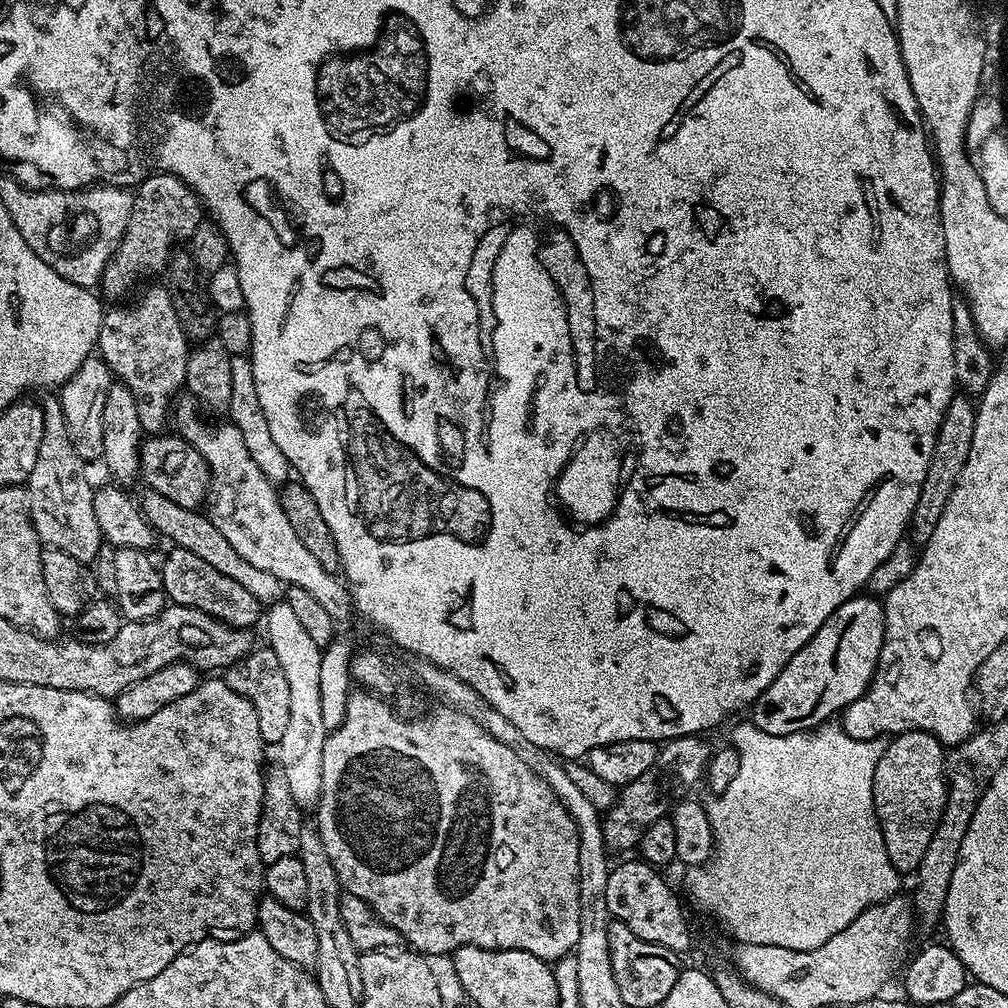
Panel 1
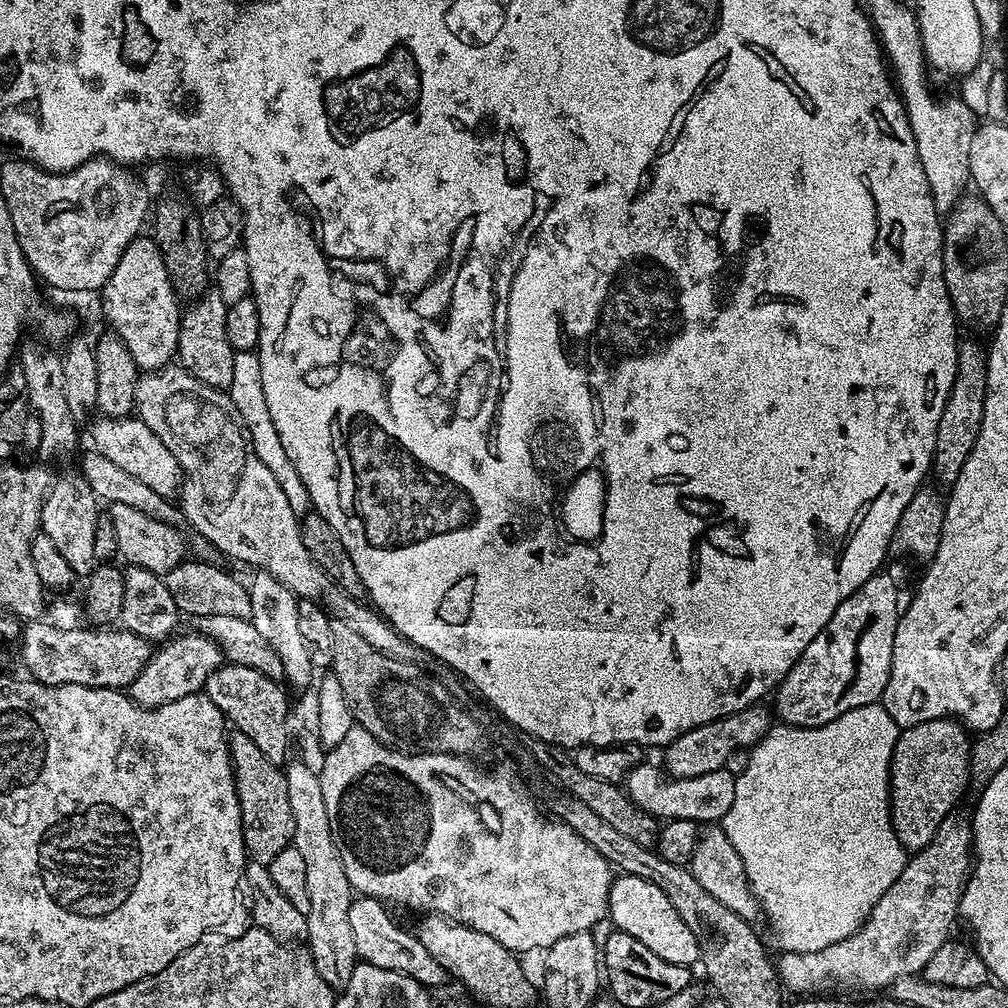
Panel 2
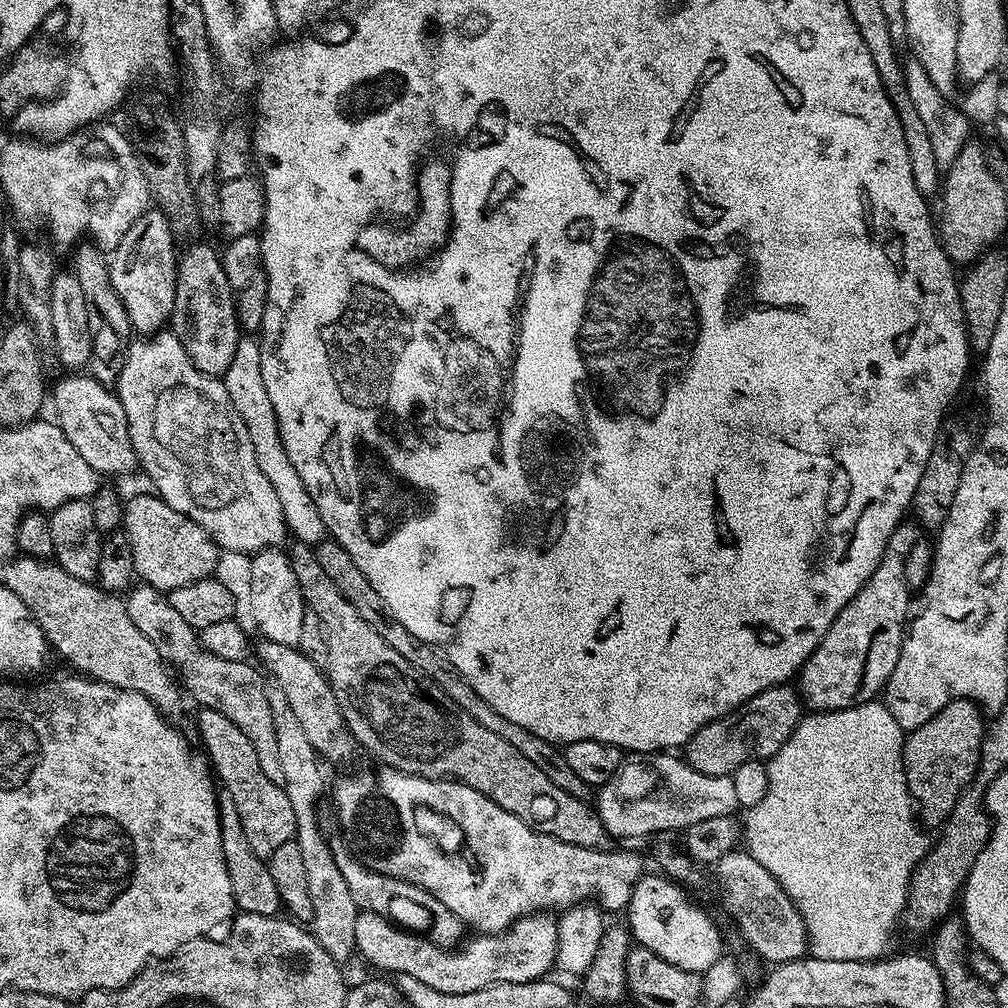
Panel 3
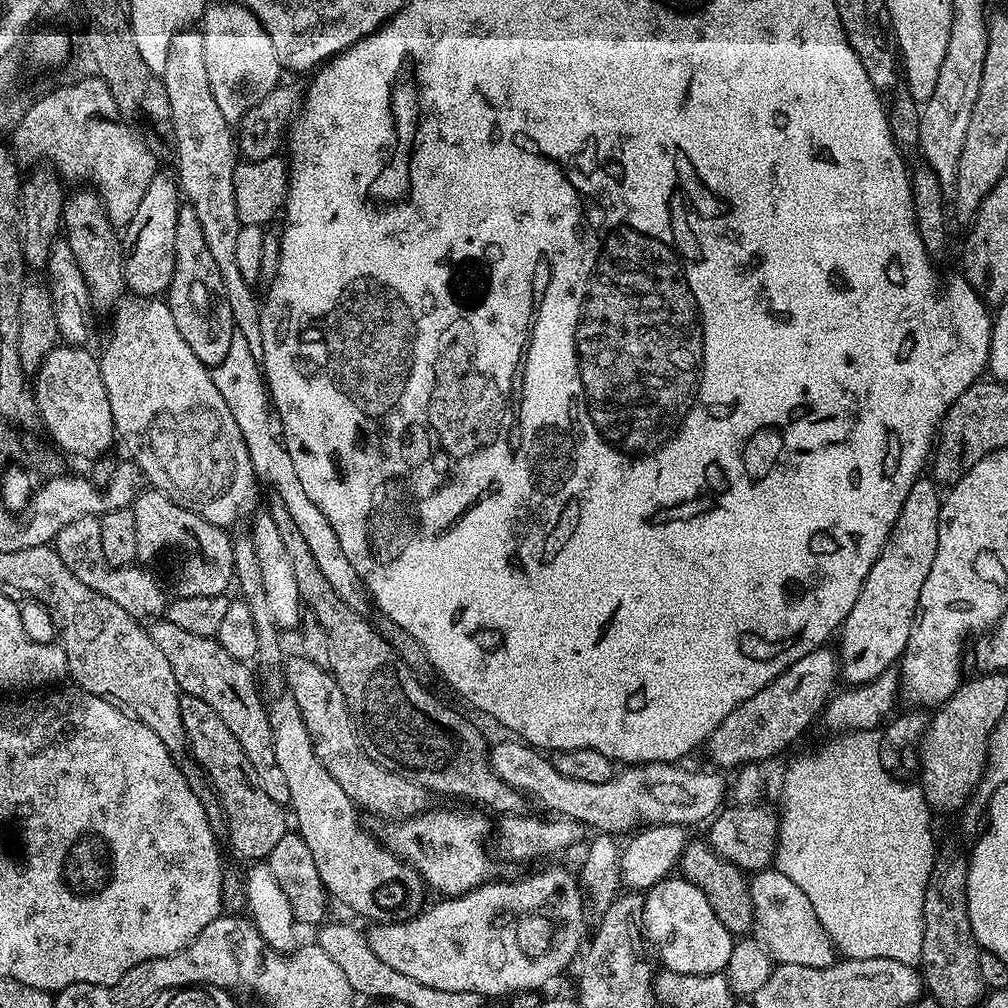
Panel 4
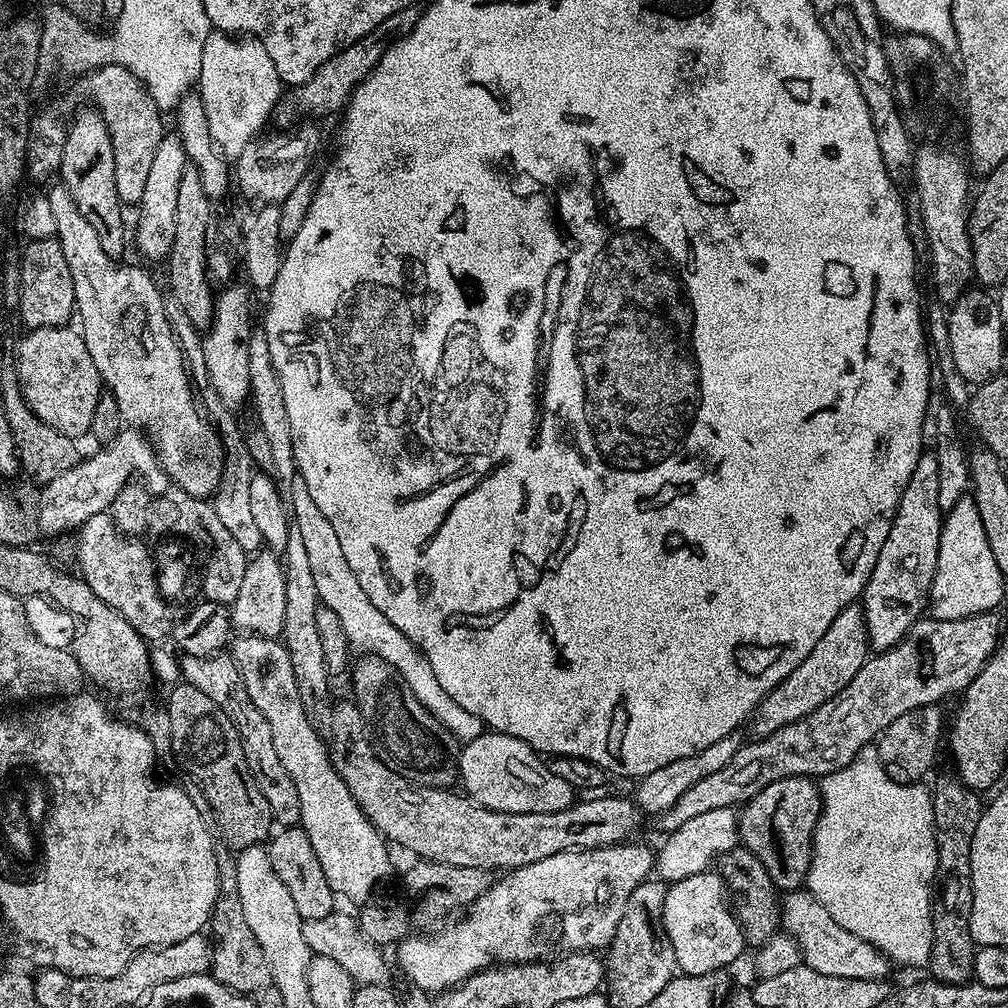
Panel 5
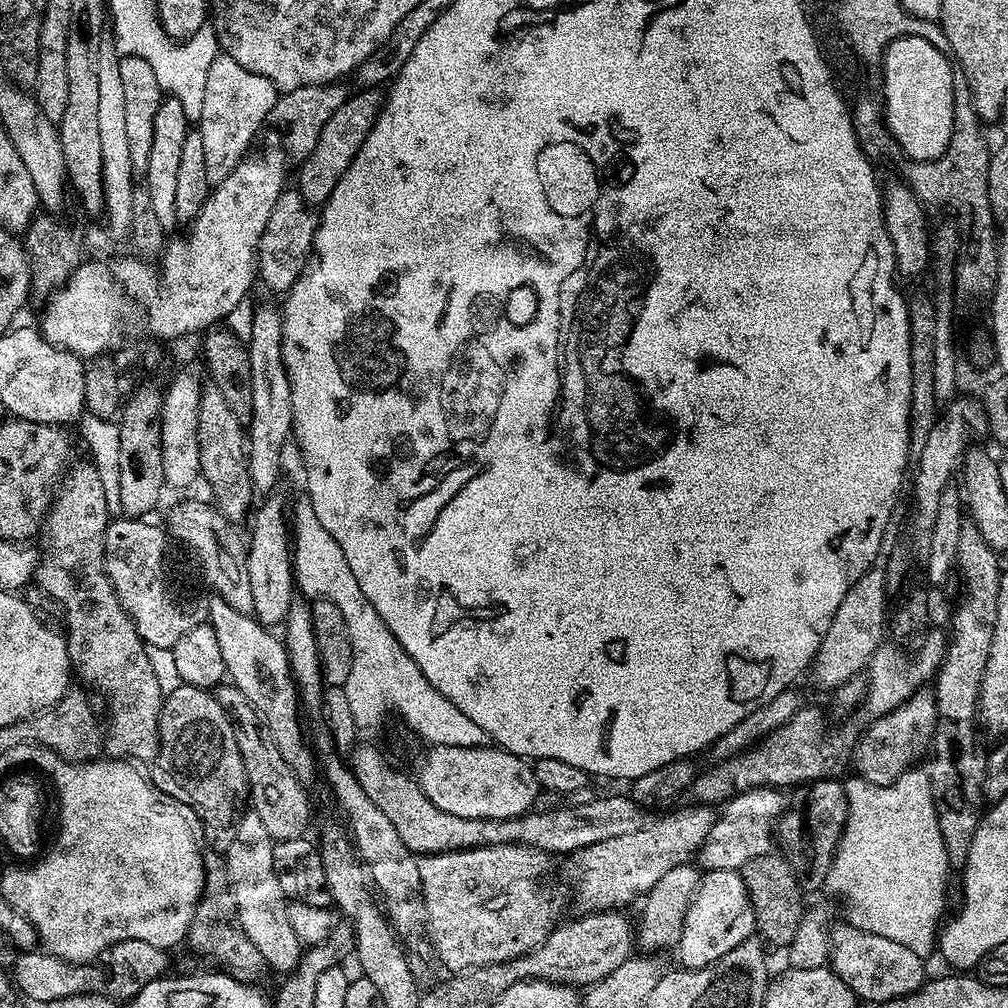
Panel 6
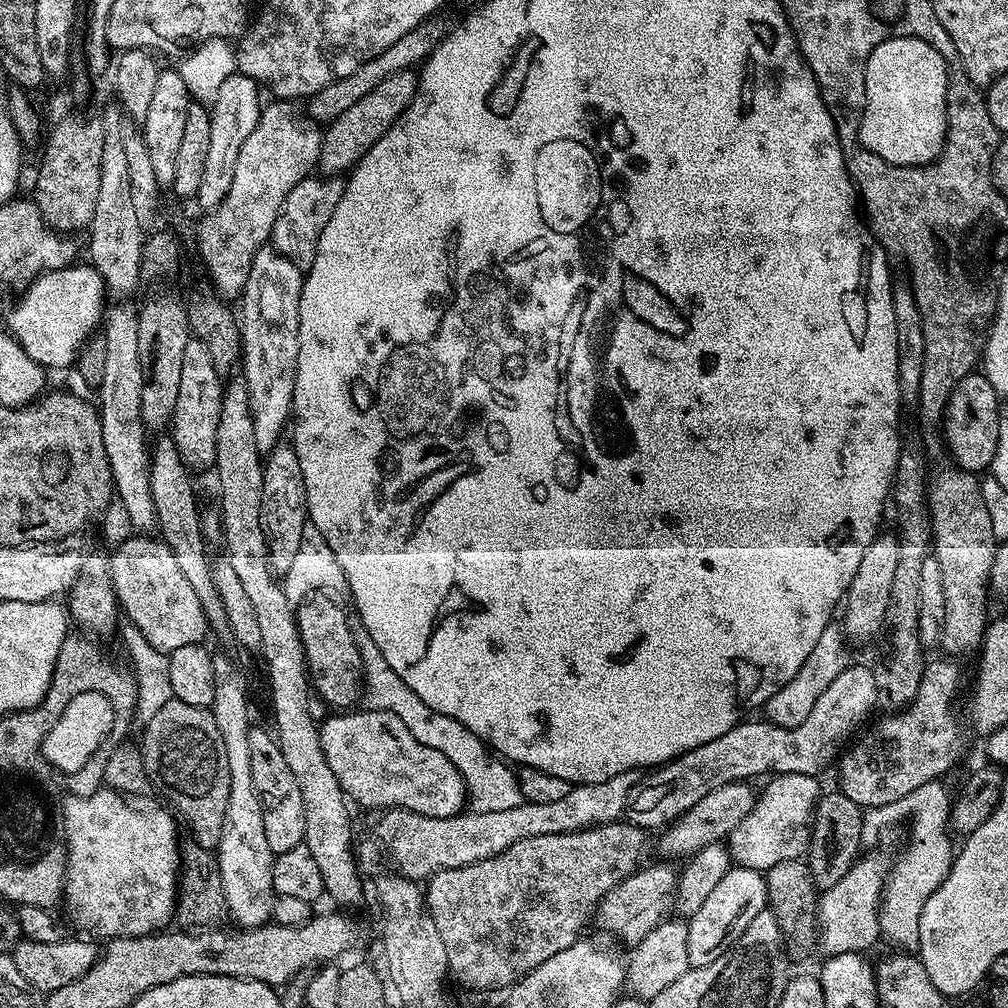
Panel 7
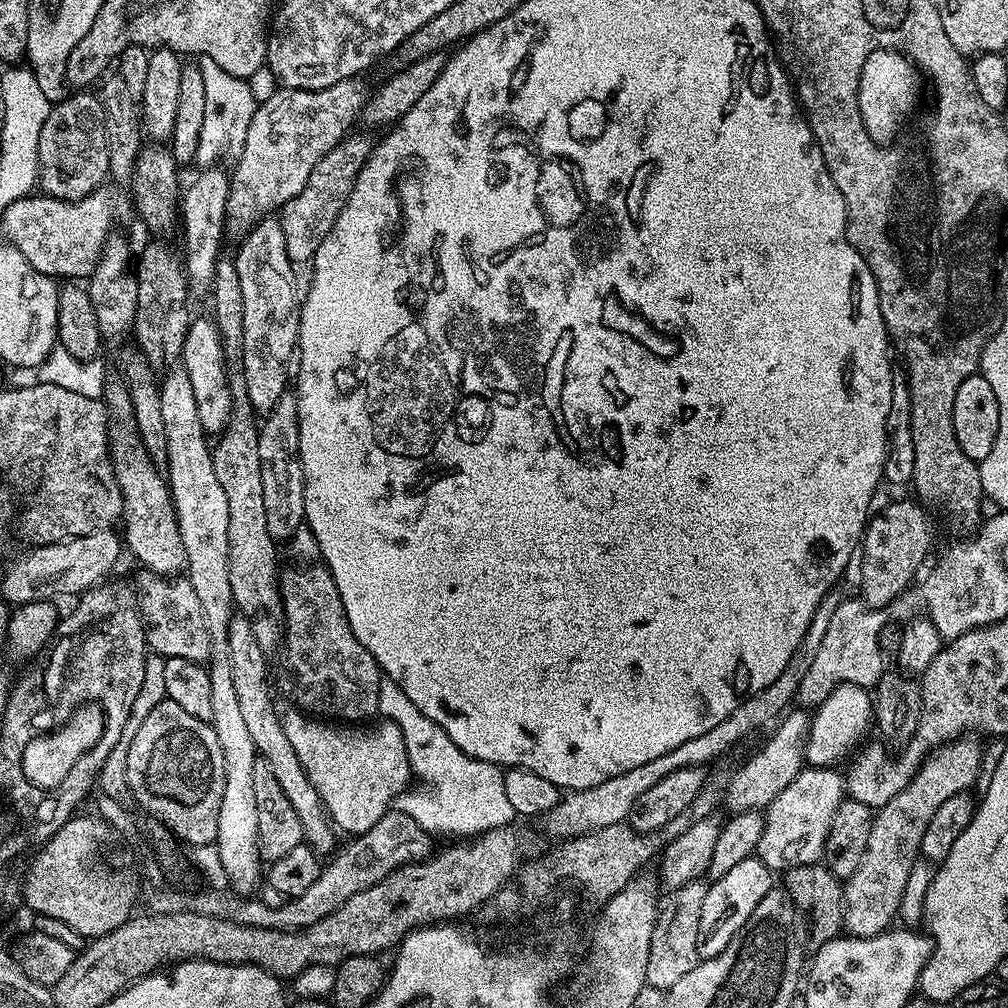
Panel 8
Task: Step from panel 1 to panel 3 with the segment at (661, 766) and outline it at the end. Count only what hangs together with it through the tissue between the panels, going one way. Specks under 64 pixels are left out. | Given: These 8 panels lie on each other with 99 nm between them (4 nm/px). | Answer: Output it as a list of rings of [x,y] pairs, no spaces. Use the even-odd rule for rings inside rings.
[[[791,683],[779,684],[770,690],[762,690],[762,694],[750,698],[742,706],[735,708],[733,712],[727,712],[722,718],[702,726],[702,730],[695,732],[687,742],[686,759],[694,770],[698,770],[702,774],[710,774],[711,776],[732,776],[736,774],[736,771],[755,752],[761,762],[767,762],[772,759],[774,754],[778,754],[778,750],[790,738],[790,734],[794,734],[794,730],[802,719],[800,708],[802,709],[802,701],[799,691]]]

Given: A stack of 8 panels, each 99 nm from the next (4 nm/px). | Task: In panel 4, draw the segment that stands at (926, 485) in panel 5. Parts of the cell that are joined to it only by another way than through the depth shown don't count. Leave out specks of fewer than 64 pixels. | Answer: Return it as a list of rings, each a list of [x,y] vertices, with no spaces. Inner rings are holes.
[[[921,478],[914,482],[914,486],[910,486],[910,494],[906,498],[906,502],[902,502],[902,510],[896,519],[896,525],[890,530],[888,540],[884,543],[884,549],[878,554],[878,558],[874,562],[874,566],[870,566],[870,574],[866,574],[866,582],[862,582],[862,590],[858,590],[858,602],[854,602],[854,610],[850,610],[850,614],[844,619],[843,624],[838,629],[838,640],[840,636],[840,648],[838,647],[838,655],[840,658],[840,674],[849,685],[865,684],[874,678],[878,678],[878,674],[889,671],[904,655],[908,648],[908,643],[912,637],[912,629],[916,626],[918,619],[918,609],[920,607],[920,591],[922,586],[926,586],[926,578],[930,574],[930,566],[934,566],[934,554],[938,550],[938,514],[940,513],[941,493],[936,493],[938,484],[932,478]]]

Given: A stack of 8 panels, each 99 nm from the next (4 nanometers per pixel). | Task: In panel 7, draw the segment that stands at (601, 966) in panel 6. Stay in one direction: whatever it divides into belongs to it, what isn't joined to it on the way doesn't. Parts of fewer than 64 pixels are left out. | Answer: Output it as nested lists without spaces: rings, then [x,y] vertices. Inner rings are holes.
[[[660,862],[664,864],[652,864],[641,866],[636,869],[632,875],[627,876],[622,882],[618,882],[618,886],[614,886],[614,890],[610,890],[602,898],[602,902],[596,907],[594,913],[595,919],[600,919],[600,924],[608,932],[613,932],[617,936],[617,941],[625,940],[628,946],[635,946],[638,942],[642,942],[642,938],[646,938],[646,934],[650,934],[650,930],[654,930],[654,926],[658,926],[661,920],[665,919],[673,911],[676,903],[676,882],[678,879],[677,869],[672,869],[668,862]]]

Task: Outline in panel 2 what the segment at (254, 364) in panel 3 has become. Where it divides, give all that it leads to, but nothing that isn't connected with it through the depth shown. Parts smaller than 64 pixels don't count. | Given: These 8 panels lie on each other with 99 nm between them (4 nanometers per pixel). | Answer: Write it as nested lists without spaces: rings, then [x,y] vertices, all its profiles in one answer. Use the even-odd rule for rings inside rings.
[[[236,352],[234,354],[234,382],[226,390],[229,398],[234,402],[234,410],[242,414],[242,422],[250,434],[250,442],[254,446],[254,454],[262,458],[266,465],[266,470],[274,474],[278,486],[282,486],[282,494],[286,494],[286,499],[290,502],[290,510],[294,510],[297,518],[302,518],[312,508],[312,499],[302,486],[302,478],[298,478],[298,470],[294,462],[286,454],[282,446],[282,438],[278,438],[278,430],[274,427],[274,421],[270,418],[270,410],[266,410],[266,394],[262,390],[262,366],[260,358],[256,352]]]

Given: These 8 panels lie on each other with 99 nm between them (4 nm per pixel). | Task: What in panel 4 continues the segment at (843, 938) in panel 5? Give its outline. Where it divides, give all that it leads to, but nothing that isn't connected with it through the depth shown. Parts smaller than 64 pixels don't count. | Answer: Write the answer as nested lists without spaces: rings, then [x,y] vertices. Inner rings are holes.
[[[769,866],[757,871],[750,883],[754,906],[754,936],[772,955],[776,964],[825,968],[836,963],[836,946],[818,920],[814,906],[810,906],[810,898],[806,898],[806,894],[802,894],[802,890],[798,890],[798,886],[794,886],[794,882],[786,878],[786,874],[782,874],[775,866]]]

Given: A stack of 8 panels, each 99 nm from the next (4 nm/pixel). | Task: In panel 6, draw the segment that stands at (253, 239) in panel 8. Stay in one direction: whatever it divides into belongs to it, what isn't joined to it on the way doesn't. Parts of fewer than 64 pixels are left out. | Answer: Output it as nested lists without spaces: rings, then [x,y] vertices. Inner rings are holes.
[[[256,304],[254,308],[254,322],[250,330],[250,338],[246,342],[250,362],[251,389],[253,390],[253,412],[246,425],[246,447],[249,468],[249,478],[253,489],[257,493],[268,494],[280,480],[280,467],[284,464],[283,444],[289,443],[293,435],[292,430],[292,391],[290,378],[282,358],[282,312],[272,304]]]

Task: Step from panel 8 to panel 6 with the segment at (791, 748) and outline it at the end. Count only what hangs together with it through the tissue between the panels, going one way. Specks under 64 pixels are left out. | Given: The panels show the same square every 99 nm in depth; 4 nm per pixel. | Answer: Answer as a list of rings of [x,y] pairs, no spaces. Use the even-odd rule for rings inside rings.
[[[691,807],[674,812],[654,824],[645,823],[644,827],[639,828],[634,834],[618,834],[618,838],[606,838],[606,842],[598,842],[594,846],[586,846],[571,853],[567,857],[568,880],[576,884],[576,912],[587,914],[627,909],[626,906],[631,900],[639,901],[647,896],[654,882],[658,882],[658,878],[664,877],[668,871],[674,870],[674,866],[689,863],[706,842],[717,818],[717,813],[711,807]]]

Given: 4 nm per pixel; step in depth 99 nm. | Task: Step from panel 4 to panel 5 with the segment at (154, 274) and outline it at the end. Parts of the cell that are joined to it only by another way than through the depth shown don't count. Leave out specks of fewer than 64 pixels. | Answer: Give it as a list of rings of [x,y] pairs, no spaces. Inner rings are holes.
[[[166,134],[154,150],[154,159],[146,177],[146,186],[142,189],[142,198],[138,205],[140,217],[136,220],[136,248],[148,260],[167,261],[170,246],[174,246],[174,209],[178,203],[178,186],[182,183],[182,170],[186,170],[189,160],[183,144],[176,134]]]

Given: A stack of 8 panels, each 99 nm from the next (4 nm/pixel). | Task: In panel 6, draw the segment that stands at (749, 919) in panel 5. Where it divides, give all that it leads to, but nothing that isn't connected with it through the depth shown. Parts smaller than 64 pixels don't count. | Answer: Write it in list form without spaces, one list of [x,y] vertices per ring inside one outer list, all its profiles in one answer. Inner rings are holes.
[[[775,851],[767,852],[764,856],[750,858],[750,862],[746,862],[746,866],[739,869],[739,873],[756,915],[759,939],[769,949],[787,949],[806,915],[805,893],[802,891],[802,884],[797,873],[792,871],[792,864],[788,857],[777,854]],[[800,888],[802,893],[800,893]]]

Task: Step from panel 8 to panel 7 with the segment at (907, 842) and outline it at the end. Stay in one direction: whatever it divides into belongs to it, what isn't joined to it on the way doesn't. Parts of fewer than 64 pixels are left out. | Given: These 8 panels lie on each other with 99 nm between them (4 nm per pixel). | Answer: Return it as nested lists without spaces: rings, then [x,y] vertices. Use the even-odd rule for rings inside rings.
[[[872,852],[861,855],[853,864],[851,870],[846,874],[846,878],[834,882],[834,886],[823,889],[819,893],[816,901],[816,922],[818,925],[818,948],[824,951],[825,957],[837,956],[846,952],[867,953],[867,948],[872,948],[876,944],[876,939],[881,939],[880,931],[880,901],[884,894],[884,886],[888,883],[890,871],[890,860],[878,853]]]

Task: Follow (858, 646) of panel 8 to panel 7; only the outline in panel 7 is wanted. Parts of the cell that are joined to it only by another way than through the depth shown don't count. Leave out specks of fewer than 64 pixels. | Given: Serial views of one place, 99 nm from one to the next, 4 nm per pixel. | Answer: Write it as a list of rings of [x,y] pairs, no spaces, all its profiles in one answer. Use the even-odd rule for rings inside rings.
[[[839,623],[828,624],[826,630],[822,630],[822,638],[818,638],[814,650],[810,650],[806,662],[802,662],[802,670],[798,670],[798,674],[794,674],[794,678],[790,678],[790,682],[786,682],[786,686],[782,686],[778,694],[774,694],[774,698],[765,702],[762,712],[769,724],[776,724],[780,728],[793,728],[806,722],[806,717],[810,710],[814,710],[814,702],[818,702],[822,690],[826,690],[826,686],[830,686],[830,682],[834,682],[834,678],[838,678],[838,674],[842,674],[842,670],[850,666],[847,643],[849,644],[849,641]]]

